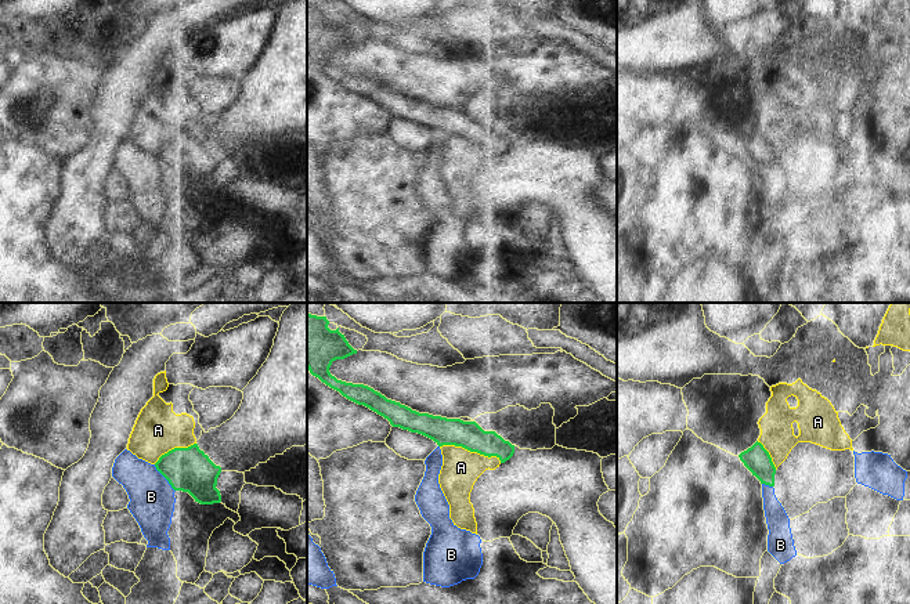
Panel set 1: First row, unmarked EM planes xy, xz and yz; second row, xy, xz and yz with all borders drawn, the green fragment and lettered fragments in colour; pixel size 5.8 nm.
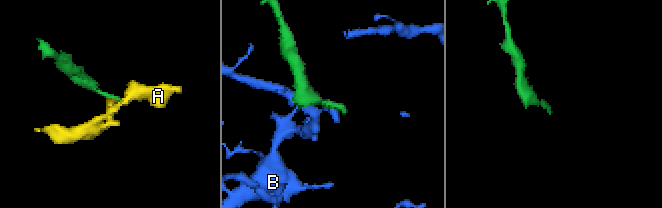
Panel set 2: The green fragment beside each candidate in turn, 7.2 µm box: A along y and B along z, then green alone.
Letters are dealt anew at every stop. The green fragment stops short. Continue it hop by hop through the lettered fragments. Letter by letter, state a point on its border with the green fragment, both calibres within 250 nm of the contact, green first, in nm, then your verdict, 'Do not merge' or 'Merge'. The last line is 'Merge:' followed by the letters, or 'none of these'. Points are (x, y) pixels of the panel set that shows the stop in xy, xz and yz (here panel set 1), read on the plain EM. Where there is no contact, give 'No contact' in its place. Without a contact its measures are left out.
A: Touches green at xz (470, 141). Thickness 160 nm (green) against 220 nm. Do not merge
B: Touches green at xy (165, 167). Thickness 260 nm (green) against 260 nm. Do not merge
Merge: none of these.

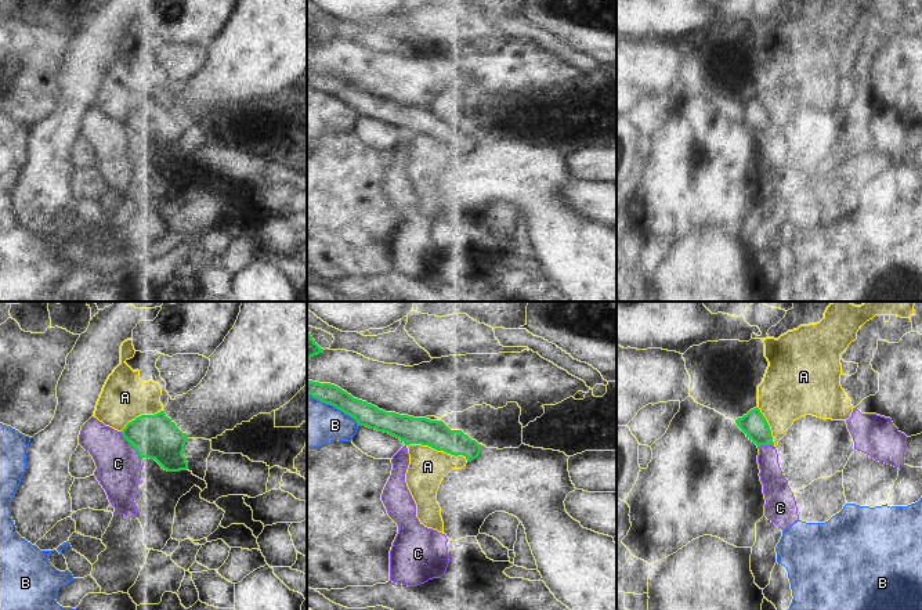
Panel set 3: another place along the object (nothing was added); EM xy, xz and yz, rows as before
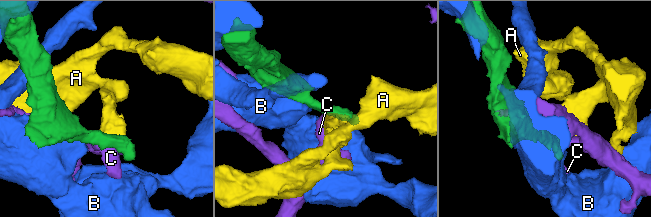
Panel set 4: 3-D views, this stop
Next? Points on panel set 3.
A: Touches green at xz (437, 140). Thickness 160 nm (green) against 220 nm. Do not merge
B: Touches green at xz (333, 96). Thickness 130 nm (green) against 300 nm. Do not merge
C: Touches green at xy (132, 134). Thickness 260 nm (green) against 260 nm. Do not merge
Merge: none of these.

